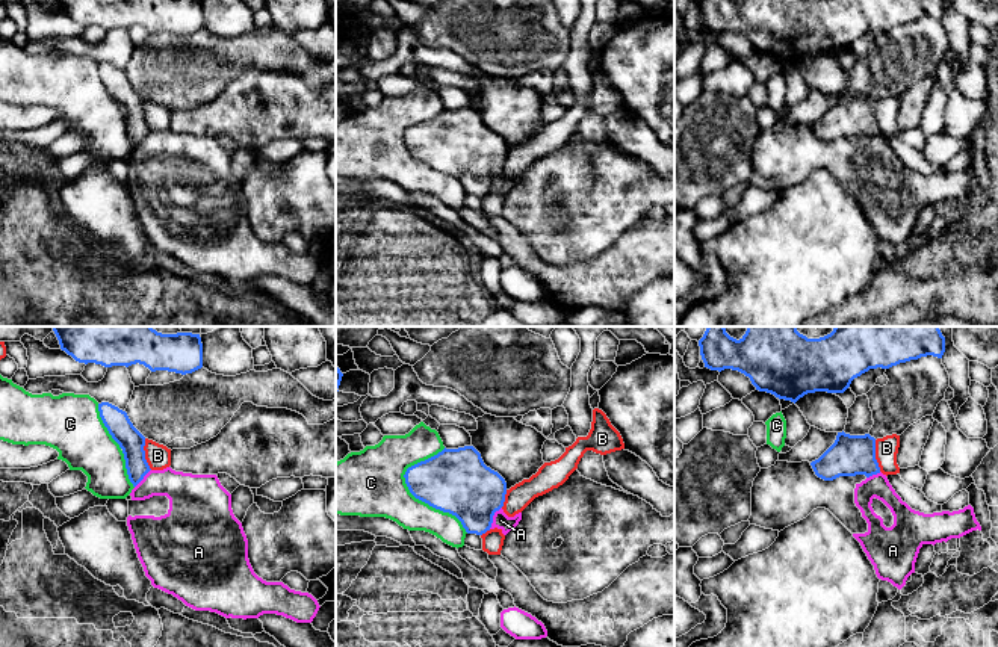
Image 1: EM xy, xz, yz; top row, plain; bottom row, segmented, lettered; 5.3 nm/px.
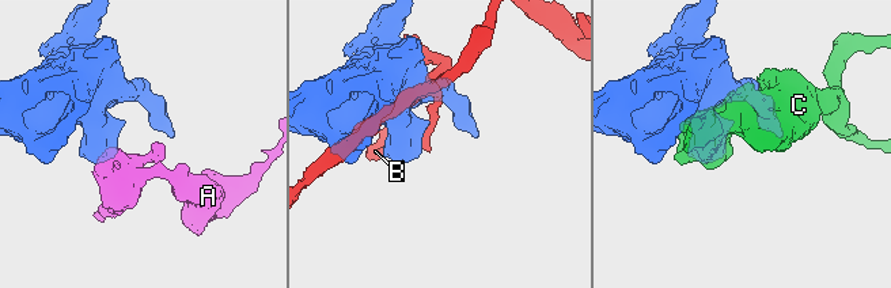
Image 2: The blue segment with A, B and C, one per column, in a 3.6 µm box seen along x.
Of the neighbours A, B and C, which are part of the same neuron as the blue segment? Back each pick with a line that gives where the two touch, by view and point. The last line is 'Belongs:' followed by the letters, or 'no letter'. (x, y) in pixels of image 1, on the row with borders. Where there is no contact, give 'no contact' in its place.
Belongs: no letter

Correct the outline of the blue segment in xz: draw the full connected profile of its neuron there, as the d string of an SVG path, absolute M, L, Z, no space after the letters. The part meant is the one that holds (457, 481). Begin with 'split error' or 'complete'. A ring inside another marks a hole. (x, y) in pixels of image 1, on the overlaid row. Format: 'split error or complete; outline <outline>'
complete; outline M473 446L445 447L437 455L408 467L404 478L416 499L455 515L467 534L482 535L490 531L494 512L505 502L505 479L484 464L481 454Z

